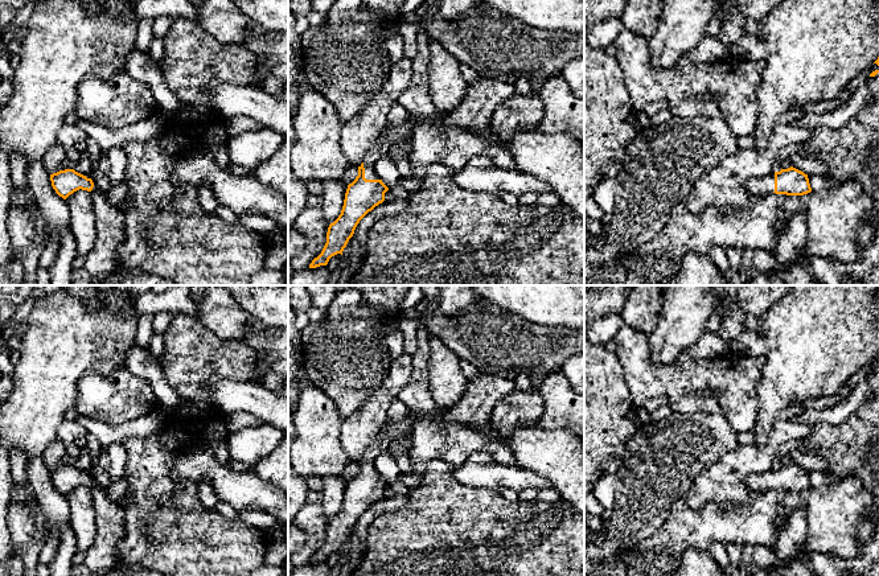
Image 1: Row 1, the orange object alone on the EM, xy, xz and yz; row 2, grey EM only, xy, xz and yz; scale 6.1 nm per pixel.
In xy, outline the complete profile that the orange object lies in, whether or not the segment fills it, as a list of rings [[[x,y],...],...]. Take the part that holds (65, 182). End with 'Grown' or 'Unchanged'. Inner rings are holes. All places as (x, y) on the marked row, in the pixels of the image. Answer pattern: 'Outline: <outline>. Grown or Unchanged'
Outline: [[[65,169],[50,174],[52,186],[56,193],[66,199],[74,192],[82,189],[91,192],[94,182],[91,178],[75,172],[74,169]]]. Unchanged

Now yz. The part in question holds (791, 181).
Outline: [[[793,166],[764,177],[753,177],[747,181],[745,189],[753,196],[769,193],[804,196],[812,192],[808,174]]]. Grown

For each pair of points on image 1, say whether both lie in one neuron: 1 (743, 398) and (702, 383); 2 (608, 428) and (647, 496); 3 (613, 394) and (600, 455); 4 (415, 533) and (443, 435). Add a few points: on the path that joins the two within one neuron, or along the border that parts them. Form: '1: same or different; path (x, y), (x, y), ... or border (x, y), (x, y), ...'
1: same; path (732, 393), (726, 386), (713, 386)
2: different; border (637, 428), (623, 449), (619, 467), (600, 474)
3: same; path (600, 408), (600, 440)
4: different; border (426, 463), (442, 460), (452, 472)

